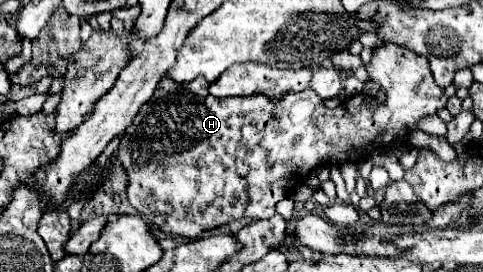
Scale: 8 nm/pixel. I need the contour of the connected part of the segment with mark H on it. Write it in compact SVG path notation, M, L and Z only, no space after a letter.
M384 43L372 49L372 59L364 67L370 80L386 91L384 103L372 95L358 93L344 99L336 109L328 109L312 89L286 93L278 101L270 101L270 97L264 95L218 99L208 93L208 81L204 81L204 77L196 77L190 83L176 83L164 77L126 129L116 153L116 159L128 175L126 193L130 205L166 235L190 239L226 225L232 219L268 219L274 215L276 203L288 195L288 189L300 185L318 165L364 161L378 145L410 141L410 135L418 131L416 125L424 117L436 115L446 107L448 95L432 79L426 57L420 57L402 45Z

